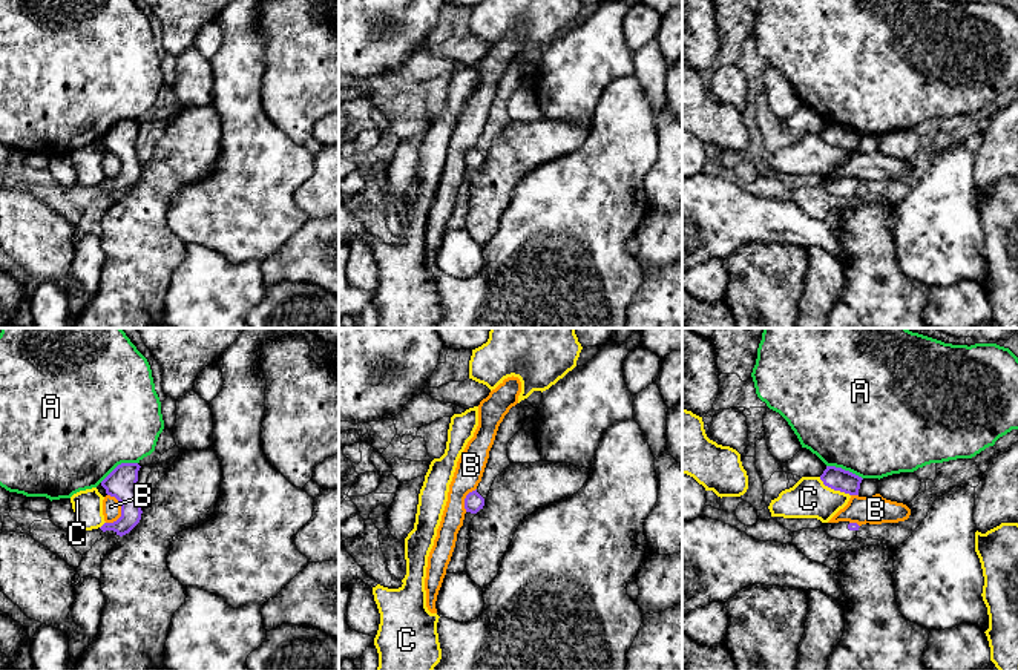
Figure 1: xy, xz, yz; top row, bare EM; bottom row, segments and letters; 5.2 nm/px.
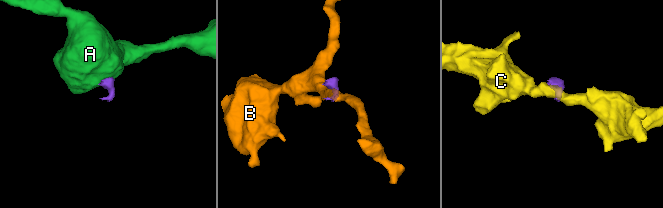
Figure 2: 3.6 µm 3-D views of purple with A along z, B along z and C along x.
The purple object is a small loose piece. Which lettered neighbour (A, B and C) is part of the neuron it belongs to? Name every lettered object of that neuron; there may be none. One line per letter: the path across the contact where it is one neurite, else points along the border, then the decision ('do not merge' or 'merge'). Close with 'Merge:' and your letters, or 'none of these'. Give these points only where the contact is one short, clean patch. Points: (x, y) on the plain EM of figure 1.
A: border xy (137, 118), (118, 120), (100, 138); do not merge
B: border xy (108, 151), (120, 161), (120, 172), (112, 180); do not merge
C: do not merge
Merge: none of these

